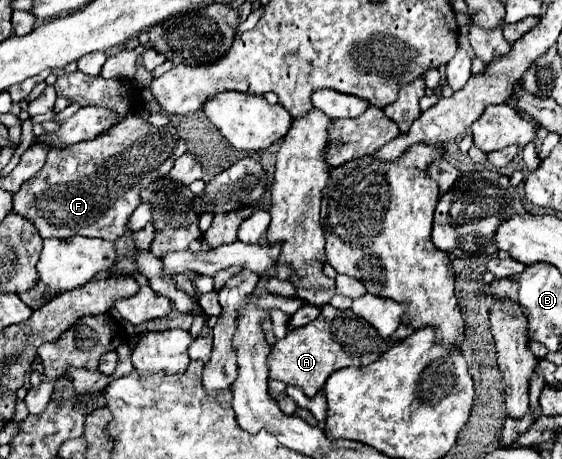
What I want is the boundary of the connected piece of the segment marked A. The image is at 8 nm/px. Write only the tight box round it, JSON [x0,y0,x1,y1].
[268,304,388,398]

